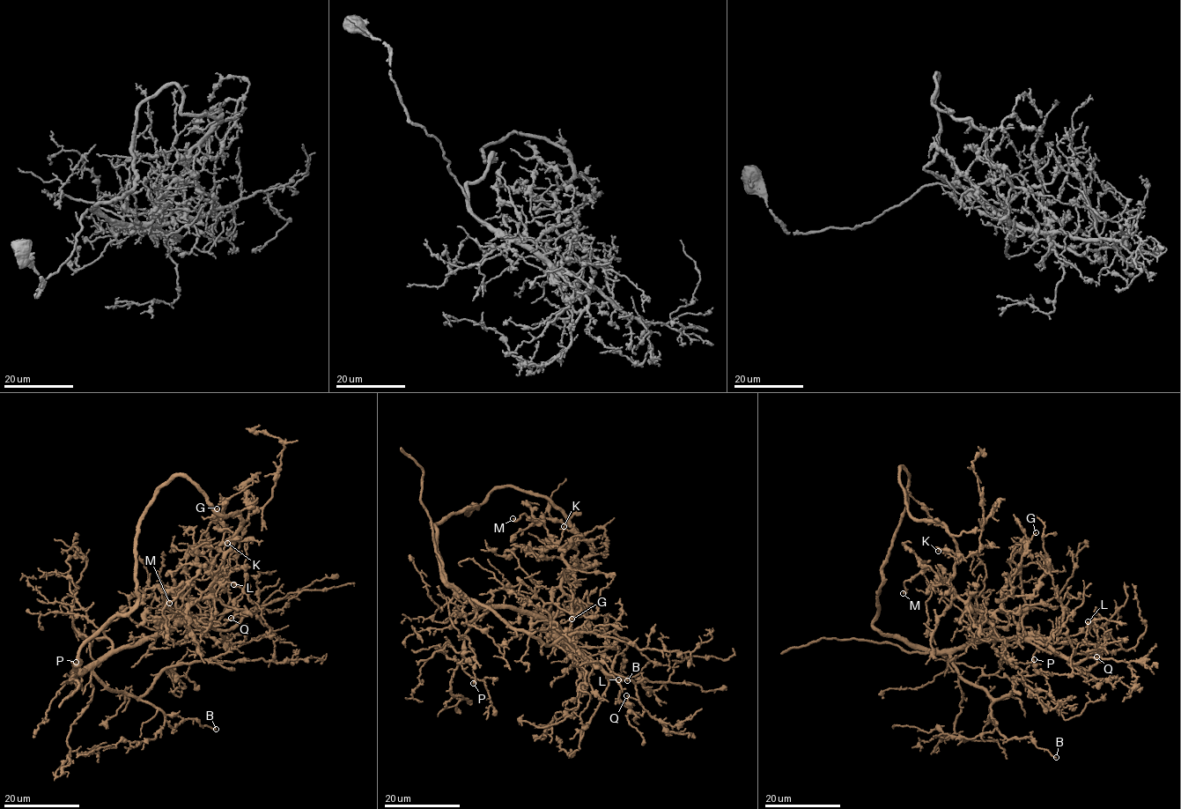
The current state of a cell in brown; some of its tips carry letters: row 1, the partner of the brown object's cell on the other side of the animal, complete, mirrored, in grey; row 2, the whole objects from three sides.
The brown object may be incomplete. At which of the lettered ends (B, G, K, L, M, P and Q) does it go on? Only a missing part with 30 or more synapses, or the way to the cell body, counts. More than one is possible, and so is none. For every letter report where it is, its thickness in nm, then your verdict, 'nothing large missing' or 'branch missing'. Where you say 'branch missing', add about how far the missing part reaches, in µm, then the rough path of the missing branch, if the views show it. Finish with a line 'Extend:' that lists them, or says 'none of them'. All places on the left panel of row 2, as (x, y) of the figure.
B: at (216, 729); 110 nm thick; nothing large missing
G: at (217, 508); 130 nm thick; nothing large missing
K: at (227, 543); 110 nm thick; nothing large missing
L: at (233, 584); 440 nm thick; nothing large missing
M: at (169, 603); 200 nm thick; nothing large missing
P: at (76, 662); 420 nm thick; nothing large missing
Q: at (231, 618); 100 nm thick; nothing large missing
Extend: none of them

